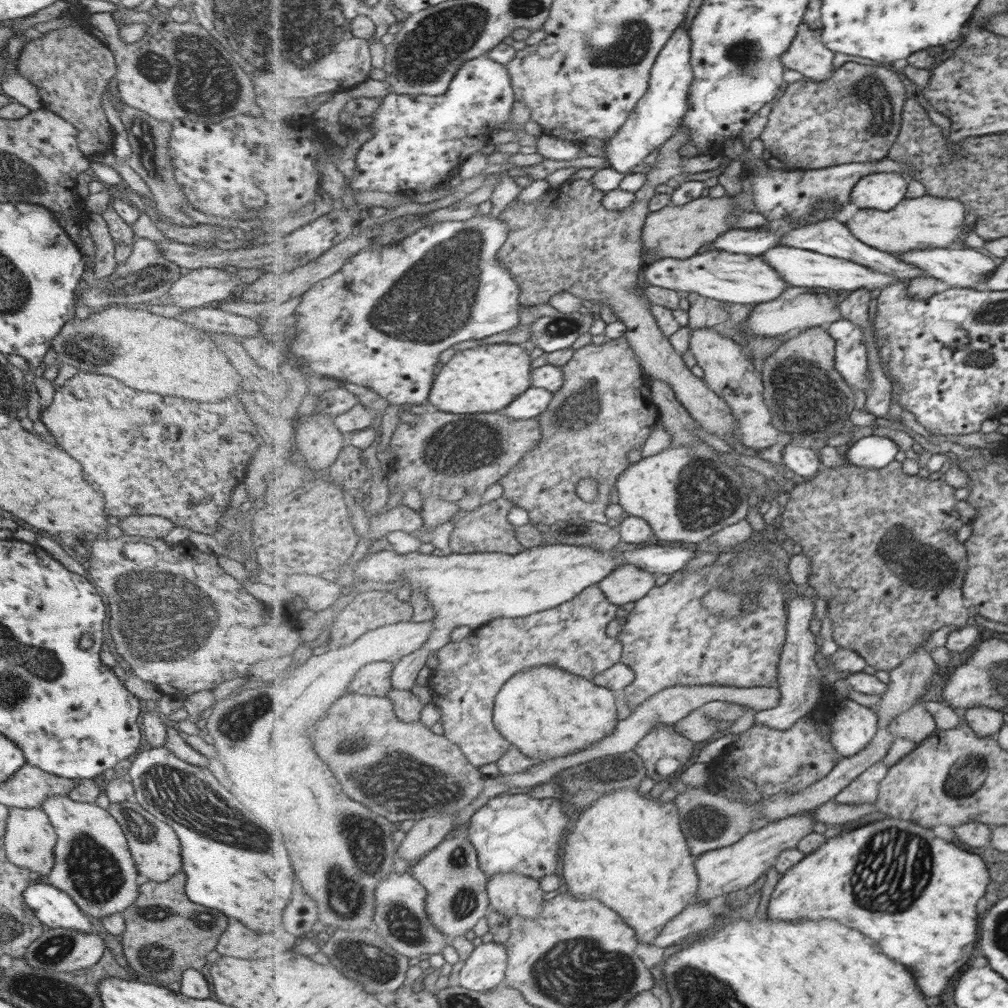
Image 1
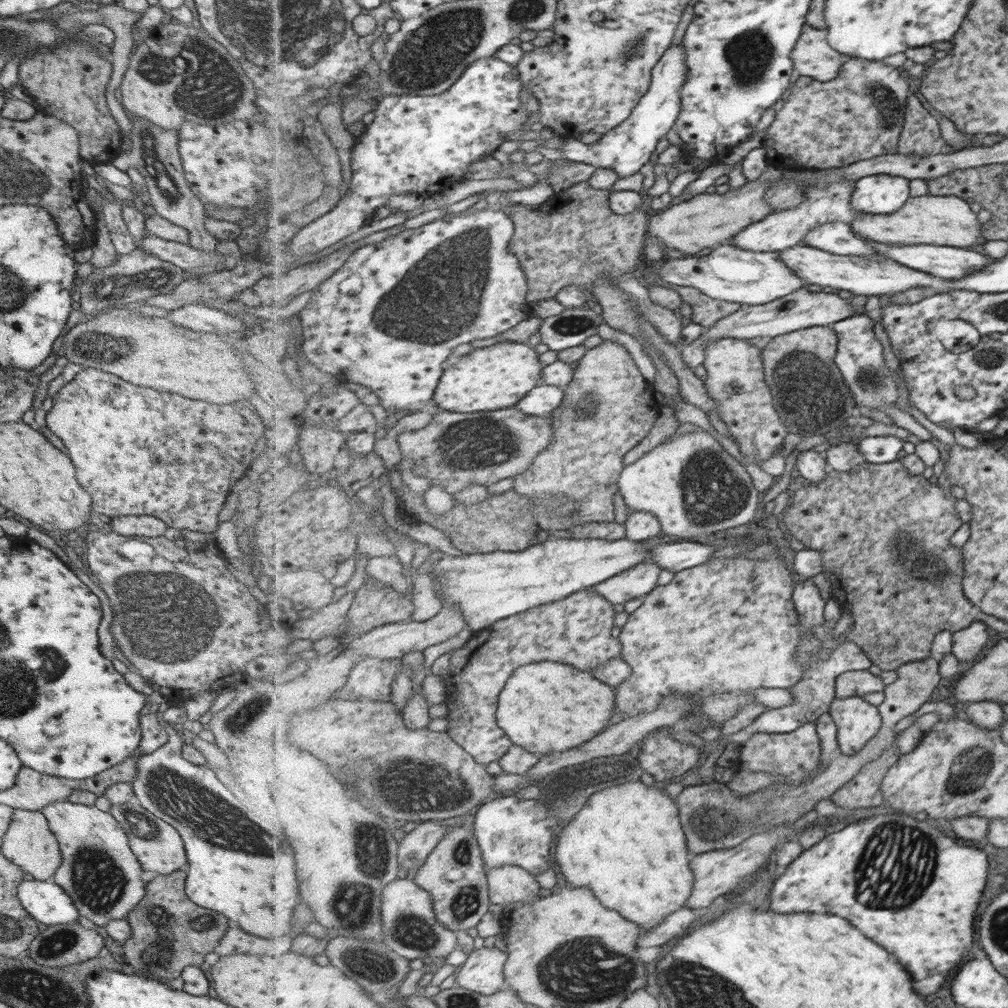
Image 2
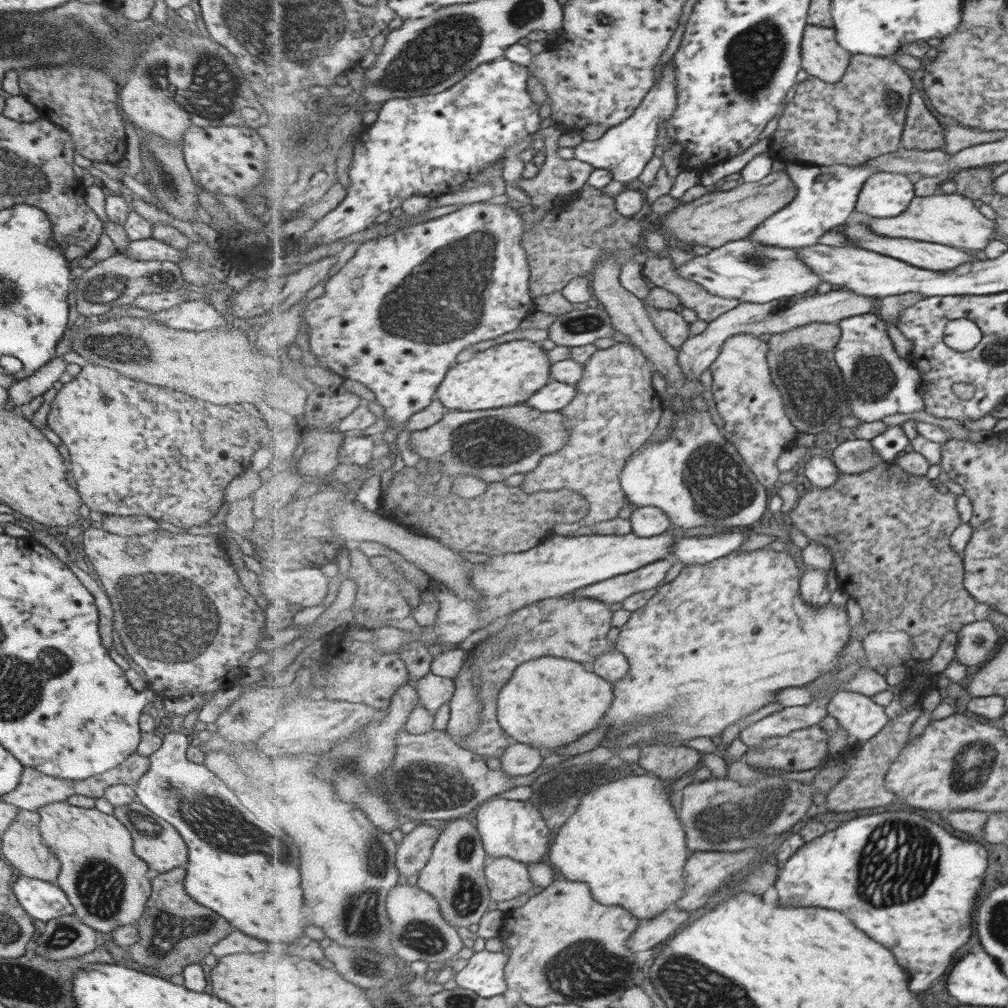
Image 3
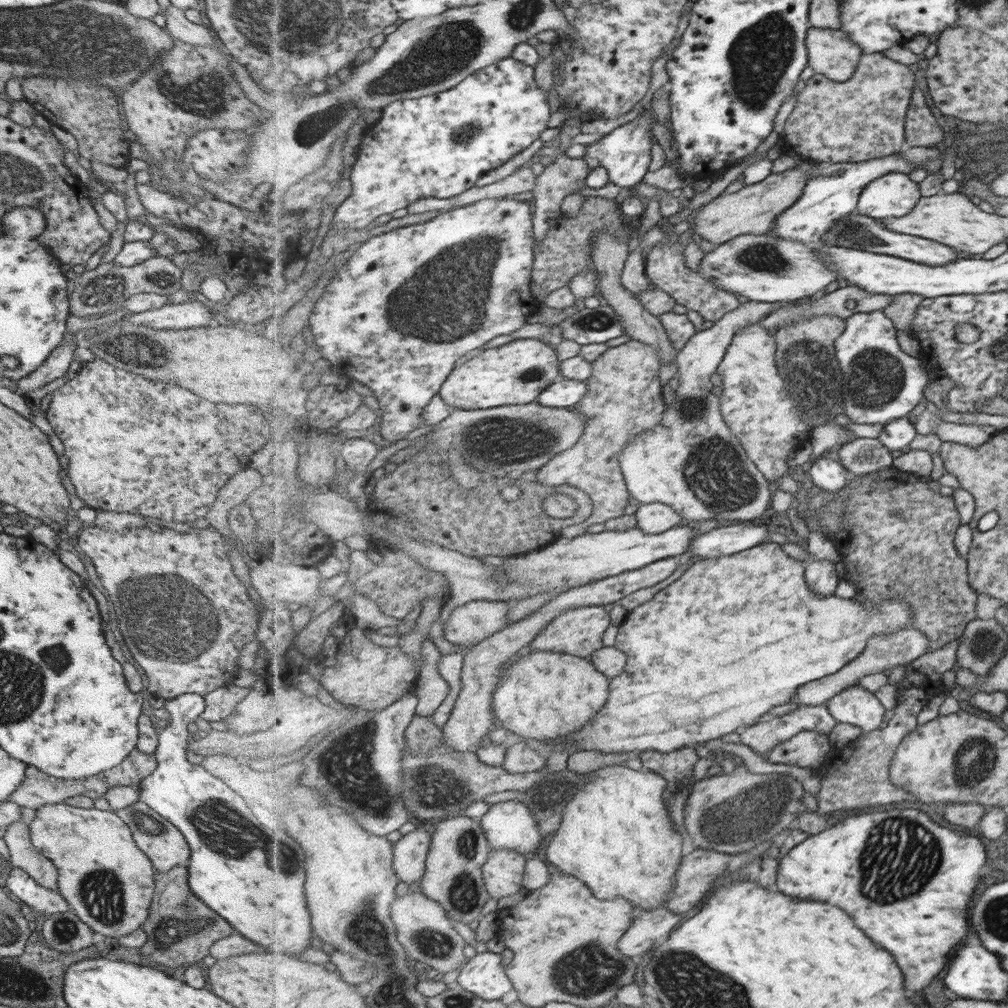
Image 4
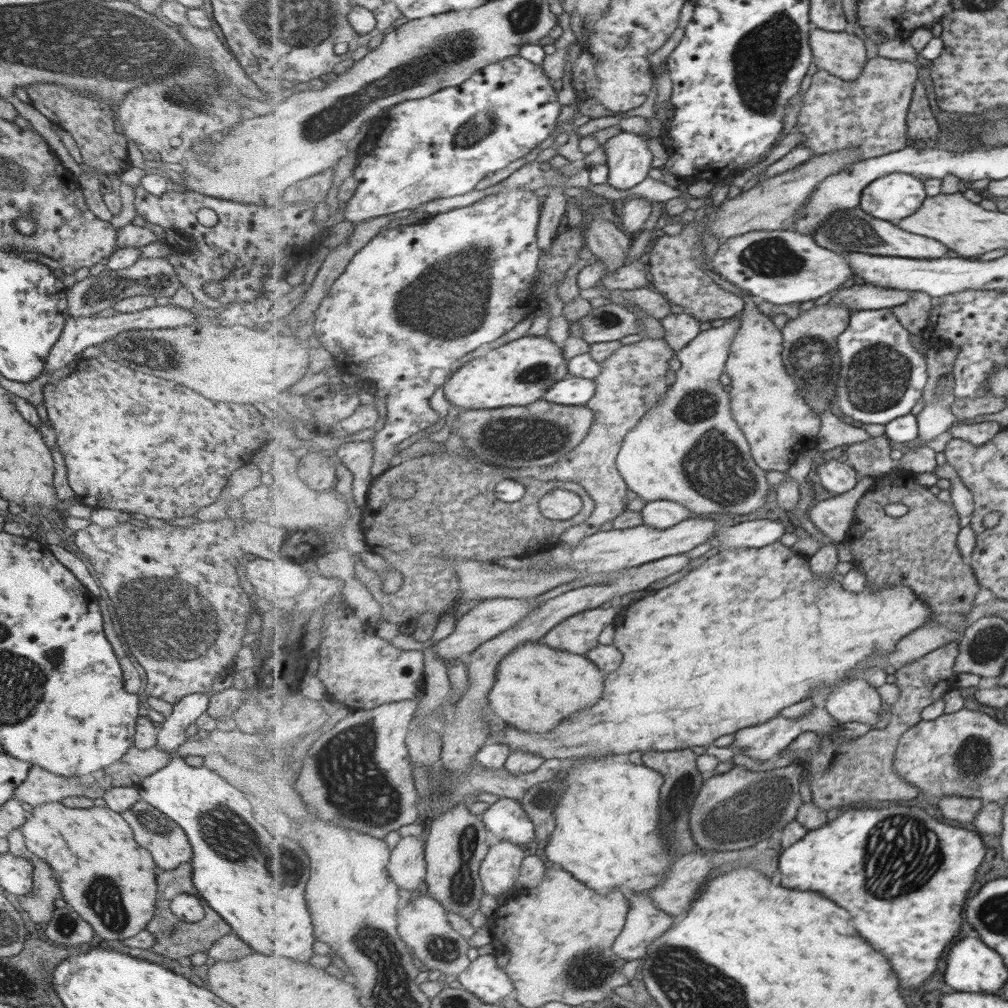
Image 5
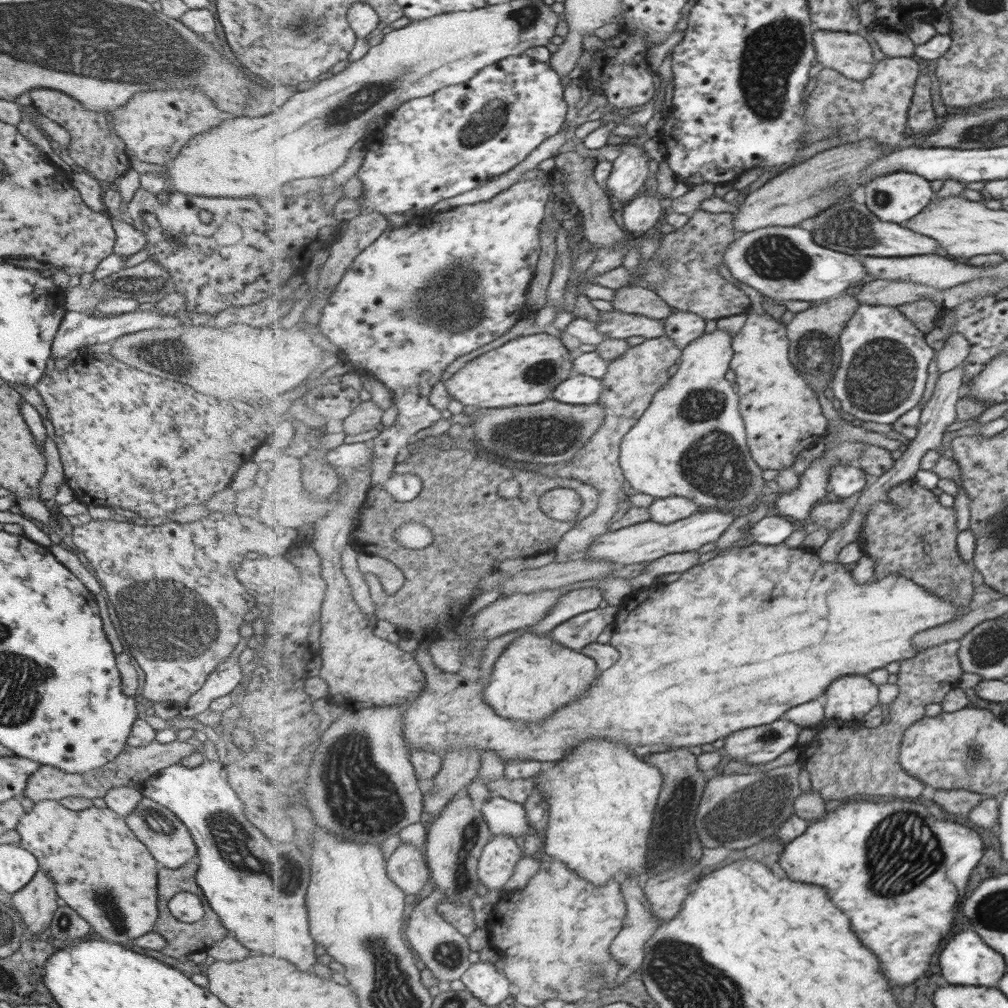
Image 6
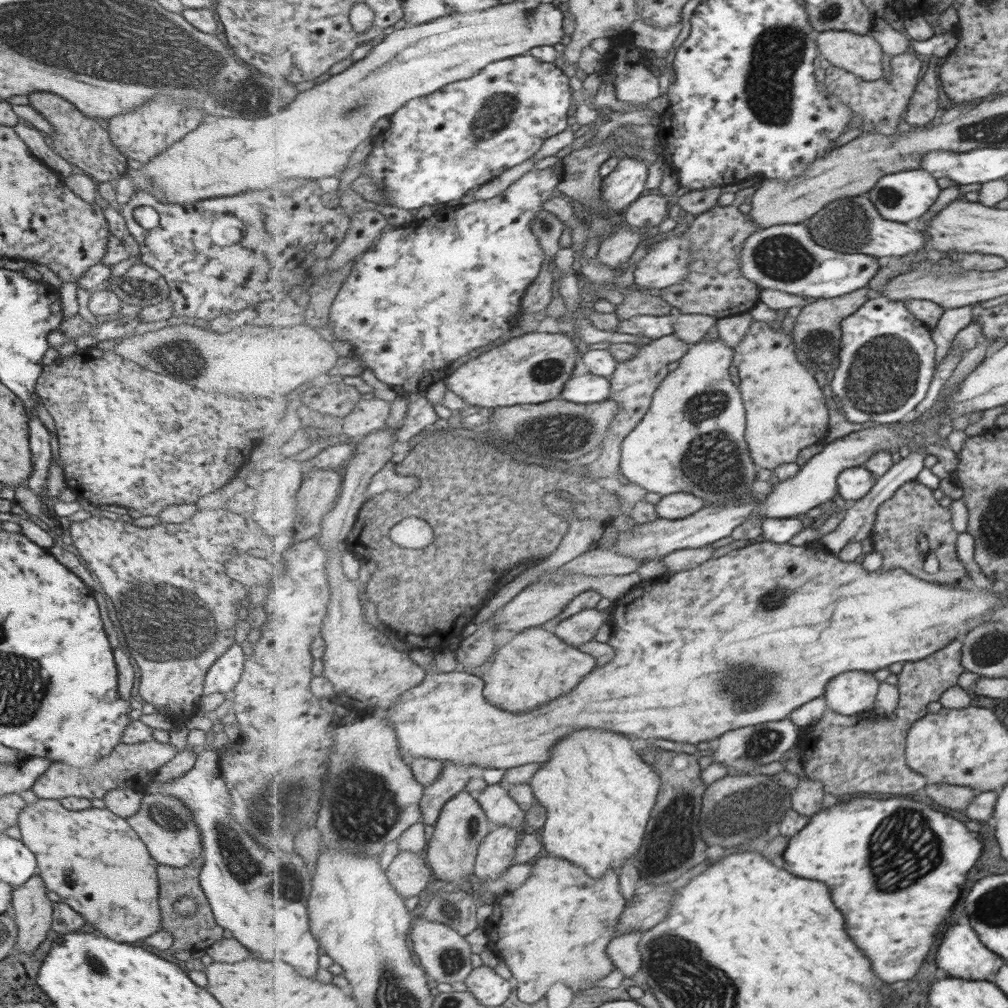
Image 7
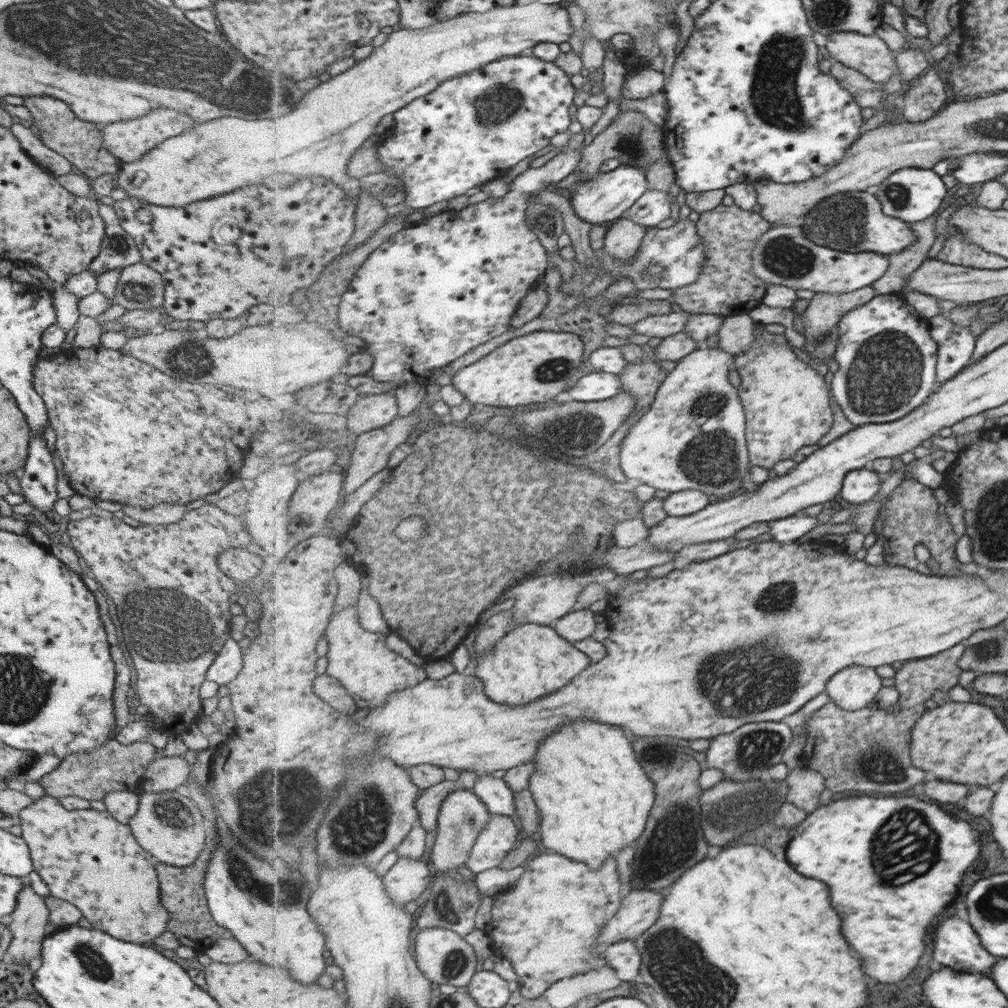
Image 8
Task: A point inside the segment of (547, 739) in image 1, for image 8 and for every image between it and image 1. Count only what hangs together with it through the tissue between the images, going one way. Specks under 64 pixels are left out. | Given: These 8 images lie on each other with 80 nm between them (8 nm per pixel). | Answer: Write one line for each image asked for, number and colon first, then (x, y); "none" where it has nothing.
2: (548, 707)
3: (551, 701)
4: (547, 694)
5: (538, 687)
6: (535, 677)
7: (537, 666)
8: (533, 660)

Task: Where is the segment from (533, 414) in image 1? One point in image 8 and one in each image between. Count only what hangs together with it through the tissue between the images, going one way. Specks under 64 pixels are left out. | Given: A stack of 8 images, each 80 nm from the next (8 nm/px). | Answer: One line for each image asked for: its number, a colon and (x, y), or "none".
2: (544, 399)
3: (556, 395)
4: (567, 393)
5: (575, 390)
6: (583, 389)
7: (589, 388)
8: (595, 386)

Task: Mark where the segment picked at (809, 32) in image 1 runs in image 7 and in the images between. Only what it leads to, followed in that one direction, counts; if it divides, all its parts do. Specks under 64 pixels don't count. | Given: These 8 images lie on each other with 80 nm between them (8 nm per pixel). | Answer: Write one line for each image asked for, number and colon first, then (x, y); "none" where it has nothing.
2: (813, 56)
3: (823, 56)
4: (831, 52)
5: (843, 54)
6: (849, 53)
7: (862, 55)

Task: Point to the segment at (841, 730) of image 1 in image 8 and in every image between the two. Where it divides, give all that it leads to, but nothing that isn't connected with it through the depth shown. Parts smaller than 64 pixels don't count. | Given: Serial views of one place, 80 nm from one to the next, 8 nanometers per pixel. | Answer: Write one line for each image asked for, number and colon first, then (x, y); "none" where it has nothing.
2: (857, 722)
3: (862, 718)
4: (855, 705)
5: (856, 700)
6: (851, 698)
7: (854, 692)
8: (856, 687)

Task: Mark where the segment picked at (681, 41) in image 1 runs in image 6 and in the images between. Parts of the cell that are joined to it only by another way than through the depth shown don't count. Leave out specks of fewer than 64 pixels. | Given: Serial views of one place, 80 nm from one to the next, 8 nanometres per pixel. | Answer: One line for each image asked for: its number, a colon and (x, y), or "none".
2: (626, 149)
3: (625, 149)
4: (625, 152)
5: (627, 154)
6: (631, 170)

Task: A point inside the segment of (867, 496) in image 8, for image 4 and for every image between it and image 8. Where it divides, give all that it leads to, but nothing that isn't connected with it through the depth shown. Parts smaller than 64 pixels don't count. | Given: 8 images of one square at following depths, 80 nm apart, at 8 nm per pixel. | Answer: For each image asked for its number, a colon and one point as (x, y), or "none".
4: (826, 473)
5: (837, 476)
6: (846, 480)
7: (855, 483)

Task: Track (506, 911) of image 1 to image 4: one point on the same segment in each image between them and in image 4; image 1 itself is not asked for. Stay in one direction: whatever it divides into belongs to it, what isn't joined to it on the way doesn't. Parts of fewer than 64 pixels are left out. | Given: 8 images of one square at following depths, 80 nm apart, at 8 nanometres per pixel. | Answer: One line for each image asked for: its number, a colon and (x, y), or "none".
2: (508, 884)
3: (508, 878)
4: (505, 870)

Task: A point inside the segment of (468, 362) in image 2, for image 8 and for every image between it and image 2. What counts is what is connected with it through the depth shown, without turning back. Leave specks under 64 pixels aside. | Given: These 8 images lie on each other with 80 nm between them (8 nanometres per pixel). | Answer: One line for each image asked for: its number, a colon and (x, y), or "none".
3: (509, 374)
4: (516, 373)
5: (518, 373)
6: (526, 370)
7: (535, 367)
8: (514, 374)

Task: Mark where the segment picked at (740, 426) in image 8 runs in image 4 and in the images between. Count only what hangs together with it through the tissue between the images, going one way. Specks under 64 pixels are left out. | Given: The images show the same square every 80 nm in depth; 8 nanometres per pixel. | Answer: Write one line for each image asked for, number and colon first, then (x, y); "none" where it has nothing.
4: (691, 461)
5: (689, 449)
6: (692, 441)
7: (693, 439)

